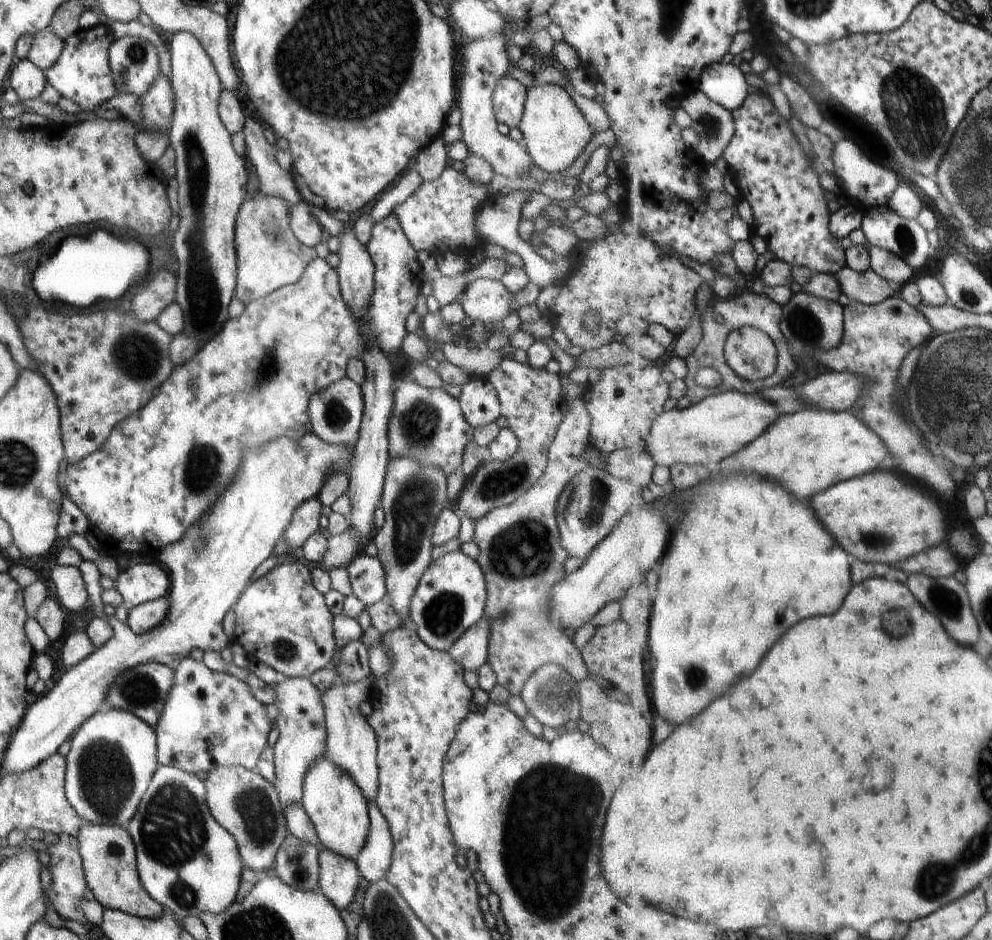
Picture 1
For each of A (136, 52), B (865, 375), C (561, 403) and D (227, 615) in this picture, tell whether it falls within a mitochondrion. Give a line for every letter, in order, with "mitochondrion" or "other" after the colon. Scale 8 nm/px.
A: mitochondrion
B: other
C: other
D: other

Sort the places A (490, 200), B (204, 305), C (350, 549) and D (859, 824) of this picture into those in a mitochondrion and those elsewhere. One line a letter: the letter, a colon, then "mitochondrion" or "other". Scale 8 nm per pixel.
A: other
B: mitochondrion
C: other
D: other

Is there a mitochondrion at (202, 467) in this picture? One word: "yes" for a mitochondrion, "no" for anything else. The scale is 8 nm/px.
yes

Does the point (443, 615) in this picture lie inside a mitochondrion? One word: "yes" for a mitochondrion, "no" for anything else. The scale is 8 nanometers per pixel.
yes

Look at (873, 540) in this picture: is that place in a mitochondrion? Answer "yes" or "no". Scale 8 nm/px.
yes

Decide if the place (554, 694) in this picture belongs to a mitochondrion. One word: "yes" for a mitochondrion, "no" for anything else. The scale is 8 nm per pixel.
yes

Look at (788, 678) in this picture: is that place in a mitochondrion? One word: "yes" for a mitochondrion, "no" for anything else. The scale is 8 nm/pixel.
no

